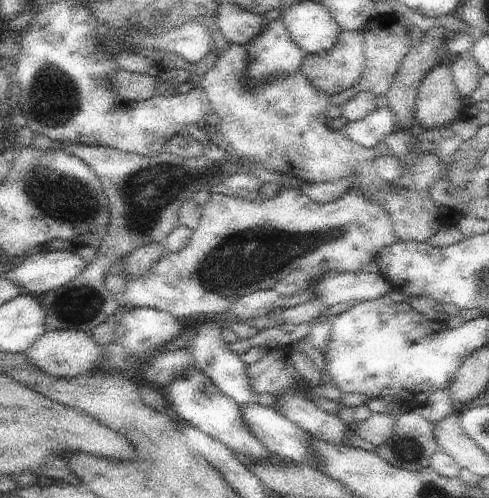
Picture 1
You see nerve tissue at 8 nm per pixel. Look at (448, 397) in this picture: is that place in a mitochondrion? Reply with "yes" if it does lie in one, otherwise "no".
no

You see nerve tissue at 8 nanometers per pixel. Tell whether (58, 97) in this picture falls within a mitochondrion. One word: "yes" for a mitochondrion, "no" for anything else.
yes

